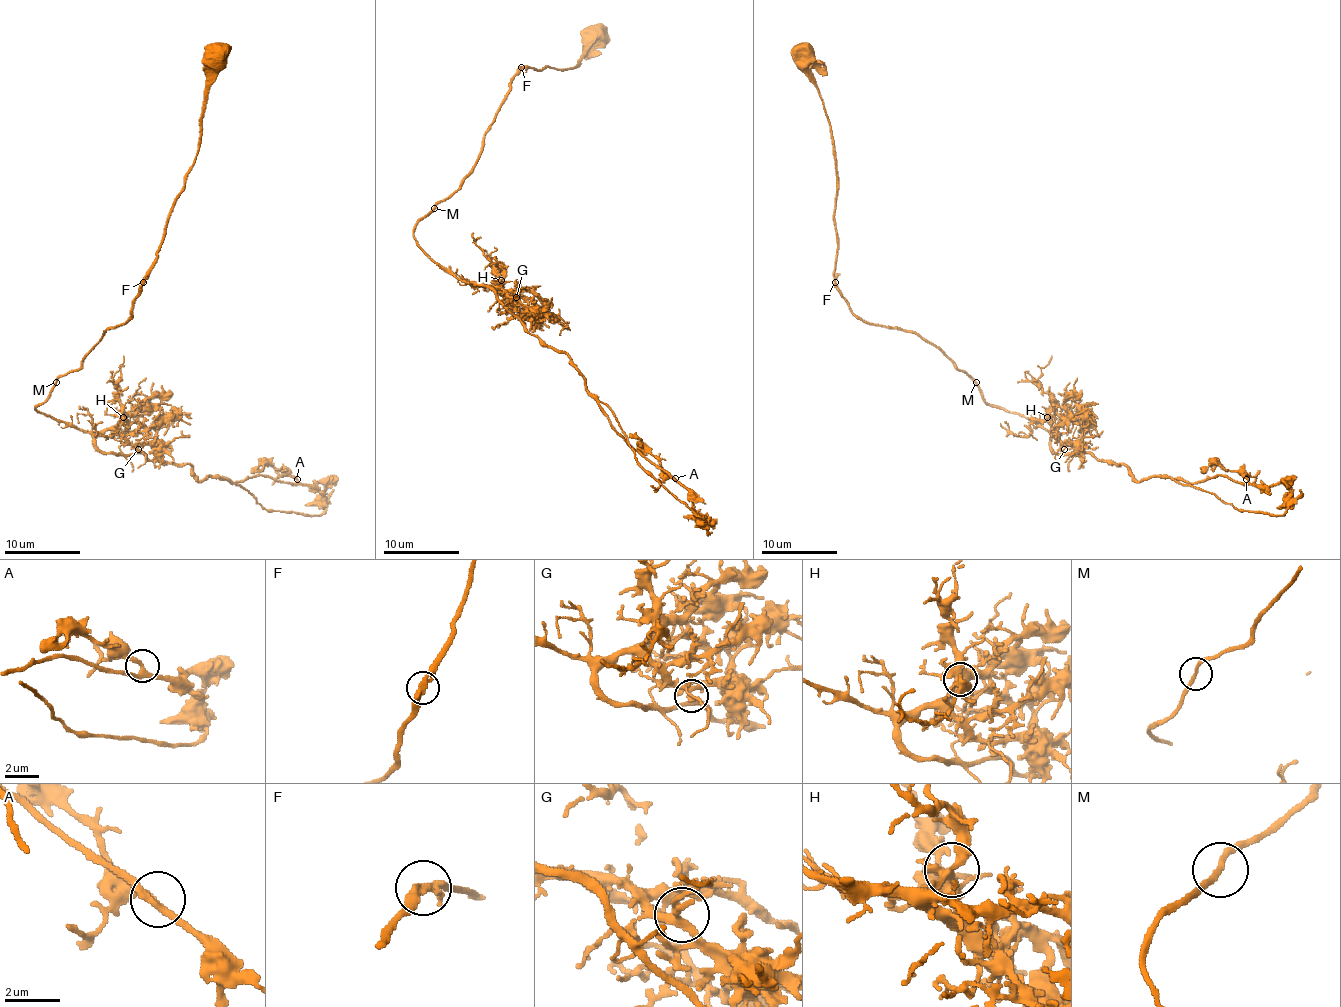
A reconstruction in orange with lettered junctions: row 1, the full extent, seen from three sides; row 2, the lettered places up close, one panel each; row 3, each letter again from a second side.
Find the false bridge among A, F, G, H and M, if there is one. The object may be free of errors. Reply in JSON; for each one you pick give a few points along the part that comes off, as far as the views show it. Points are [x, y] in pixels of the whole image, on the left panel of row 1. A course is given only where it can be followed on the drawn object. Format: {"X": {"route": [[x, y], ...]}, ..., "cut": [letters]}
{"cut": []}

